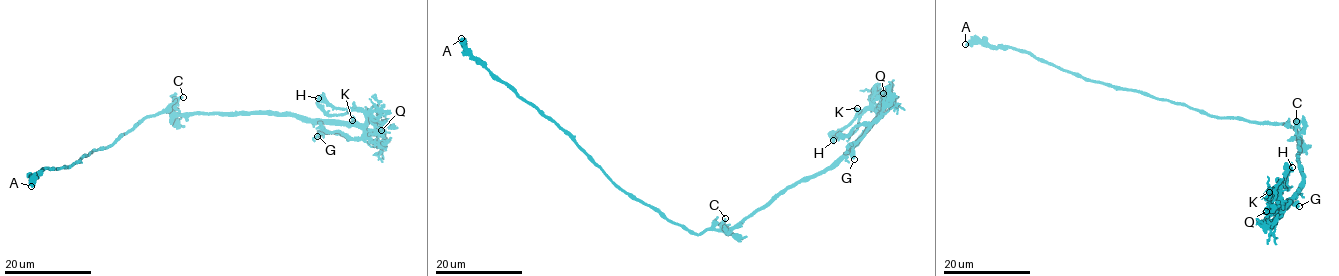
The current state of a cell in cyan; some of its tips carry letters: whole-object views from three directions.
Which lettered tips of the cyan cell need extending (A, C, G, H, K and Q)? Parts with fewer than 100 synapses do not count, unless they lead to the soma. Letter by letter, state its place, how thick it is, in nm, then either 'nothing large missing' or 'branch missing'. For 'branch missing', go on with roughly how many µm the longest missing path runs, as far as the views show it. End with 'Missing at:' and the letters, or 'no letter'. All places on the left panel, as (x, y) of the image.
A: (31, 186) | 440 nm | nothing large missing
C: (183, 97) | 200 nm | nothing large missing
G: (317, 136) | 420 nm | nothing large missing
H: (318, 98) | 220 nm | nothing large missing
K: (352, 120) | 320 nm | nothing large missing
Q: (381, 130) | 180 nm | nothing large missing
Missing at: no letter

